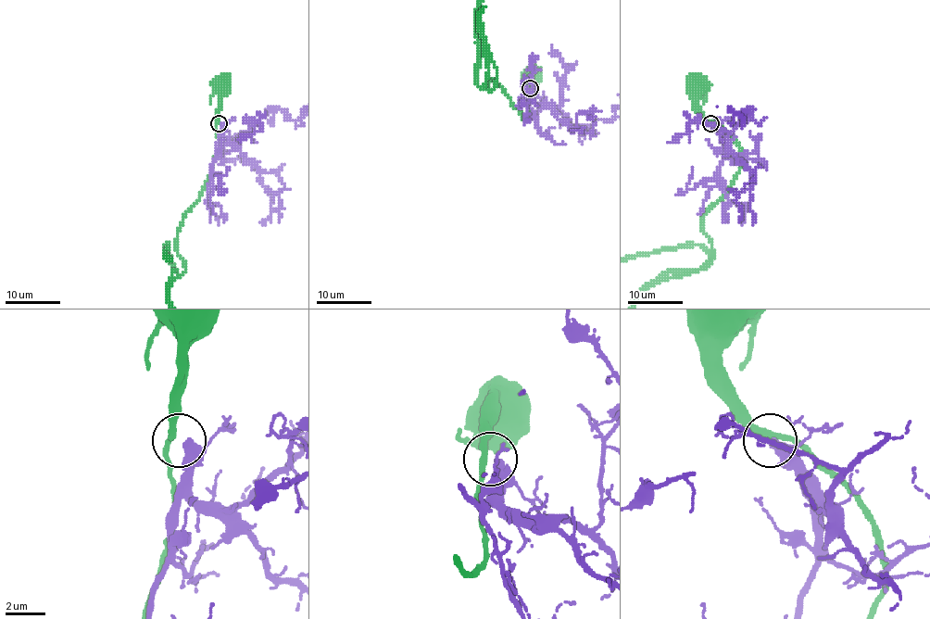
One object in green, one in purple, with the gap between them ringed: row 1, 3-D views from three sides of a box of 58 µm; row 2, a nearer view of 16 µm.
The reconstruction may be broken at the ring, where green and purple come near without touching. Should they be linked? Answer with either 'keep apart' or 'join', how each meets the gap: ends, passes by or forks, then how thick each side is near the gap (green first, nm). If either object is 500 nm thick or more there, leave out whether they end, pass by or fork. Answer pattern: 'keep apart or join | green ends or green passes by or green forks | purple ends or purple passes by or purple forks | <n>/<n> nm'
keep apart | green passes by | purple ends | 320/440 nm

